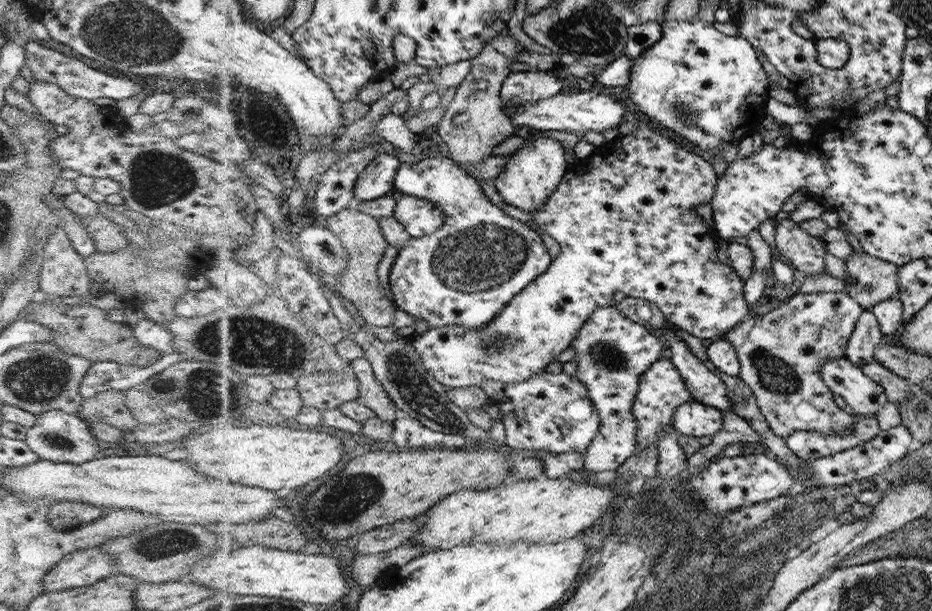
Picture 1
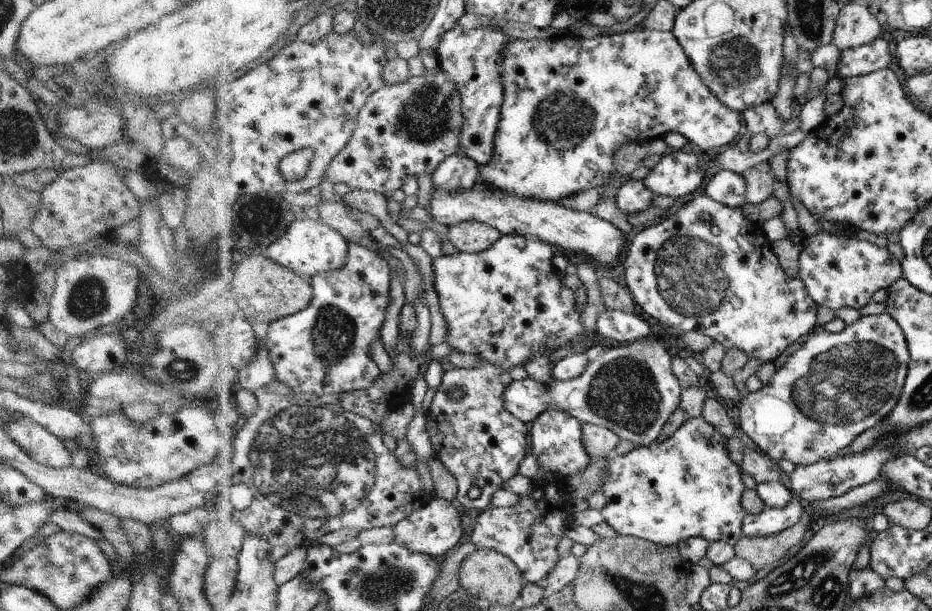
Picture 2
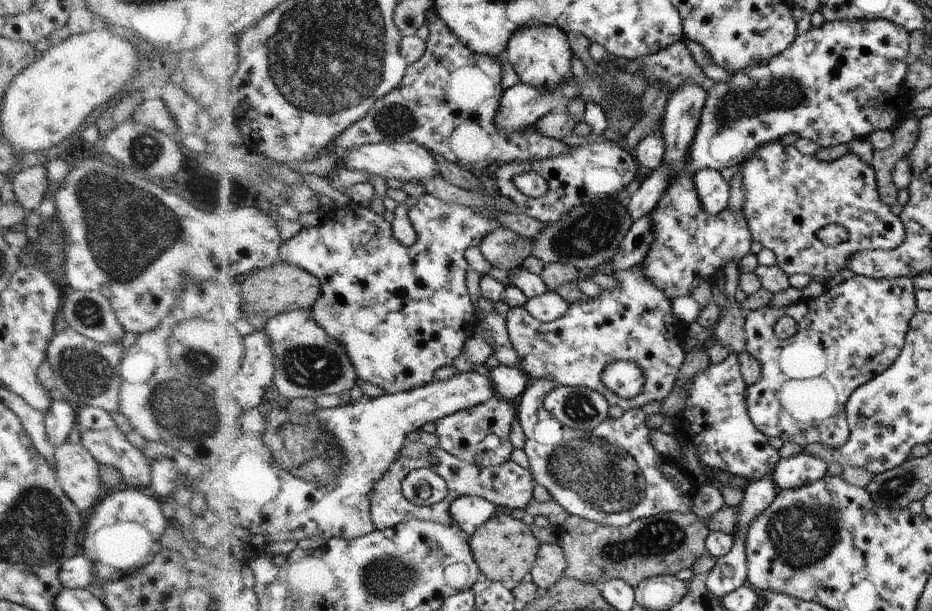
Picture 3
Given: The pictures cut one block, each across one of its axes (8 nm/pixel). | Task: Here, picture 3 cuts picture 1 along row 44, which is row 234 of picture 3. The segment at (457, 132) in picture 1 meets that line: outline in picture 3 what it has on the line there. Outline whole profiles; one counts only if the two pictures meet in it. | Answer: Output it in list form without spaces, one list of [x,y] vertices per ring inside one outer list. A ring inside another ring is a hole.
[[[506,226],[487,232],[478,247],[491,266],[507,271],[522,266],[526,257],[533,254],[533,240]]]

